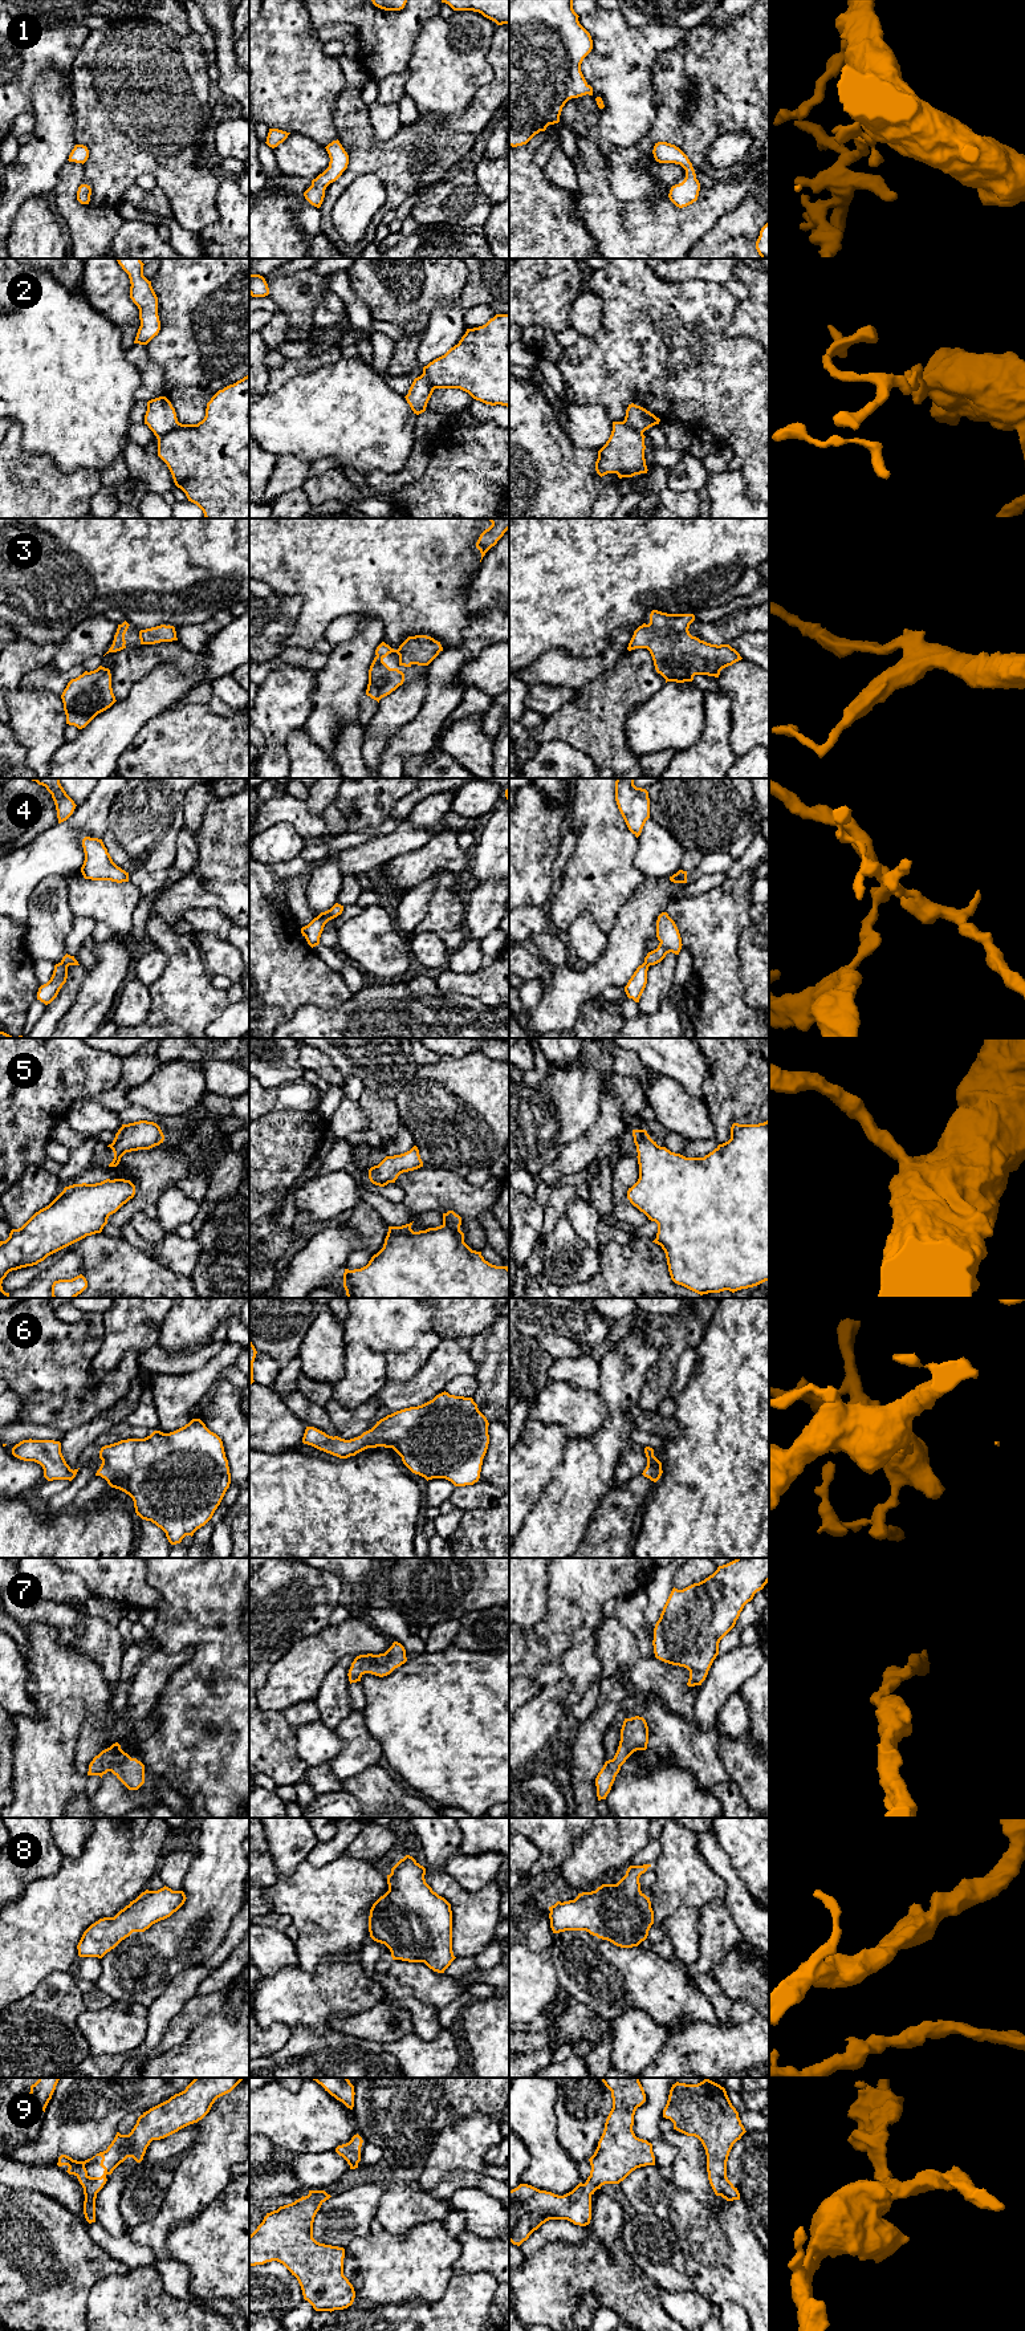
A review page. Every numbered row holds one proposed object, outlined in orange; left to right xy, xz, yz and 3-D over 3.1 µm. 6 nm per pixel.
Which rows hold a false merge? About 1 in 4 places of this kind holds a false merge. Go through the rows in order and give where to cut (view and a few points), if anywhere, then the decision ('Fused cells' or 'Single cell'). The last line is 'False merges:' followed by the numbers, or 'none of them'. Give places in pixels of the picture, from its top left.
1: No split. Single cell
2: Split along xy (179, 423), (157, 438). Fused cells
3: No split. Single cell
4: Split along xy (61, 961), (68, 965). Fused cells
5: No split. Single cell
6: No split. Single cell
7: No split. Single cell
8: No split. Single cell
9: No split. Single cell
False merges: 2, 4

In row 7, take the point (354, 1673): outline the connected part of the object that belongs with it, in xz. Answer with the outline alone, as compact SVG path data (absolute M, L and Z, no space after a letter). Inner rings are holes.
M394 1642L385 1653L357 1656L347 1673L349 1681L350 1684L361 1681L361 1677L365 1673L371 1673L379 1677L387 1676L406 1661L407 1657L404 1647L400 1643Z

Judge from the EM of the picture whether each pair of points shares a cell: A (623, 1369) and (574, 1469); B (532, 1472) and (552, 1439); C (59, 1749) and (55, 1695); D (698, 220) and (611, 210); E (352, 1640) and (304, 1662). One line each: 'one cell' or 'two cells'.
A: one cell
B: one cell
C: one cell
D: one cell
E: one cell

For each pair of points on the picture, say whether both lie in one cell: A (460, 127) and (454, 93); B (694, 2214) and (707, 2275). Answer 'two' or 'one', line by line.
A: two
B: one

